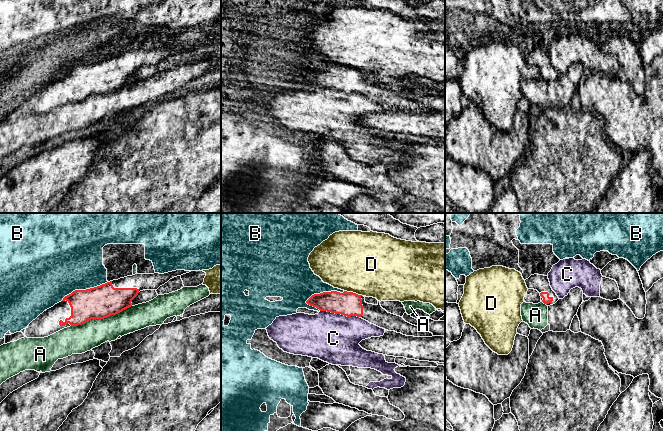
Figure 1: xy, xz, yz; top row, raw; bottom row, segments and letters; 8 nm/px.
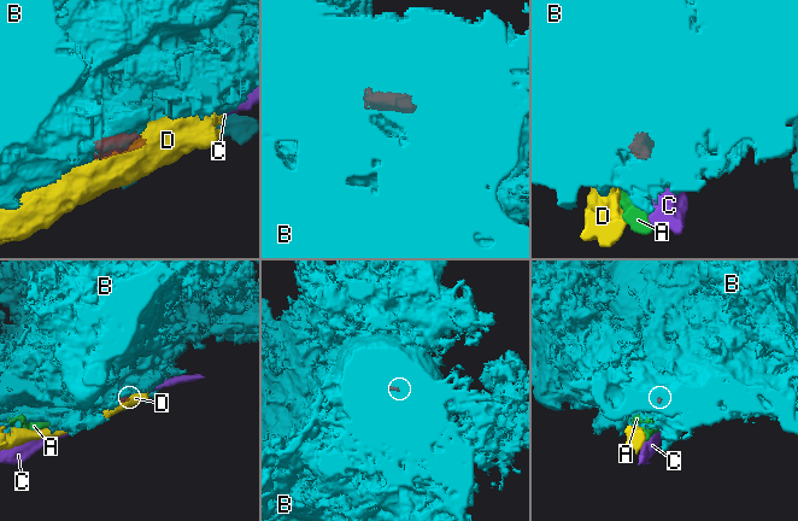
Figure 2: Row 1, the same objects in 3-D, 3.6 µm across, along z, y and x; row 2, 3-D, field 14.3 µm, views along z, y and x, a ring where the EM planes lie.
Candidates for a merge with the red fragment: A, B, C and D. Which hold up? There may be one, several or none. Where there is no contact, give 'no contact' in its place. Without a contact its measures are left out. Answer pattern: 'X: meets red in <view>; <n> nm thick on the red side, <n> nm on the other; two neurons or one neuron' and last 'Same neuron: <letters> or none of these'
A: meets red in xy; 260 nm thick on the red side, 220 nm on the other; two neurons
B: meets red in xz; 190 nm thick on the red side, 320 nm on the other; two neurons
C: meets red in xz; 190 nm thick on the red side, 400 nm on the other; two neurons
D: meets red in xz; 190 nm thick on the red side, 500 nm on the other; two neurons
Same neuron: none of these

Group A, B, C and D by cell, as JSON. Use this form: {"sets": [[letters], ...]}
{"sets": [["A"], ["B"], ["C"], ["D"]]}

